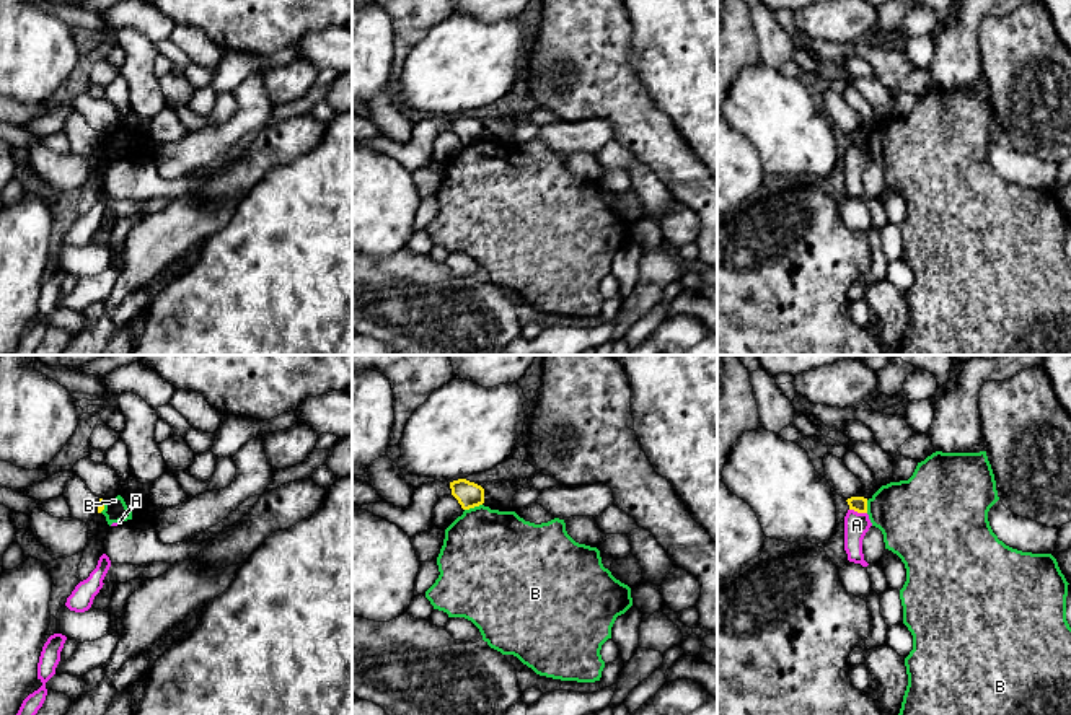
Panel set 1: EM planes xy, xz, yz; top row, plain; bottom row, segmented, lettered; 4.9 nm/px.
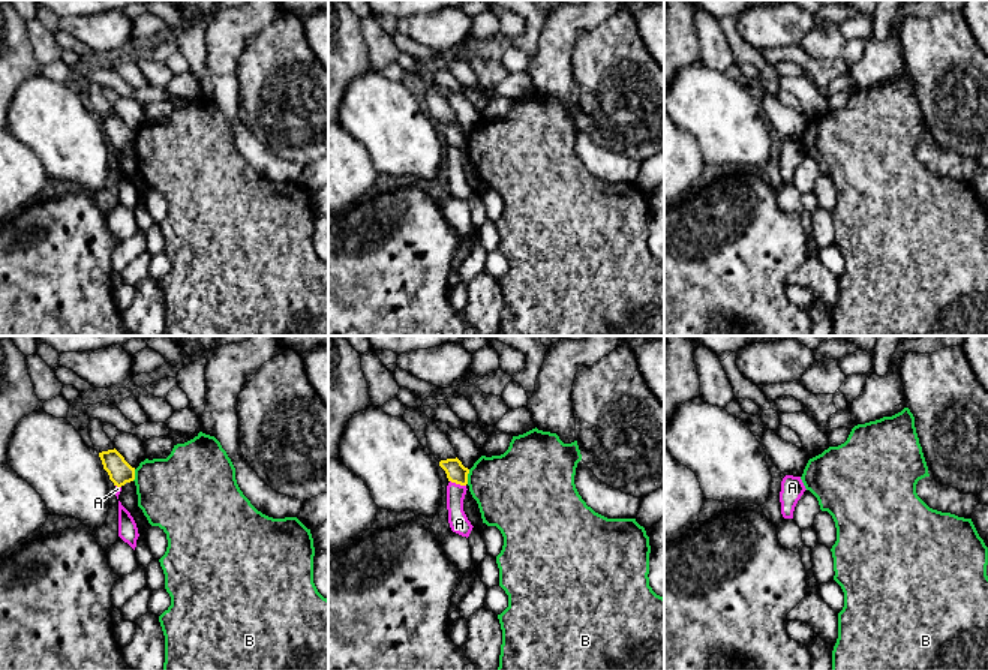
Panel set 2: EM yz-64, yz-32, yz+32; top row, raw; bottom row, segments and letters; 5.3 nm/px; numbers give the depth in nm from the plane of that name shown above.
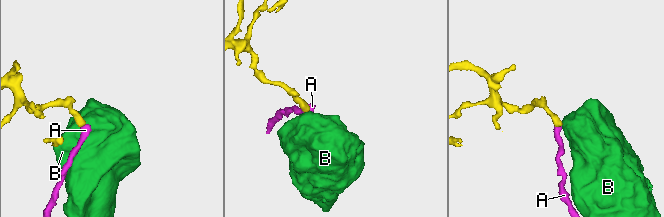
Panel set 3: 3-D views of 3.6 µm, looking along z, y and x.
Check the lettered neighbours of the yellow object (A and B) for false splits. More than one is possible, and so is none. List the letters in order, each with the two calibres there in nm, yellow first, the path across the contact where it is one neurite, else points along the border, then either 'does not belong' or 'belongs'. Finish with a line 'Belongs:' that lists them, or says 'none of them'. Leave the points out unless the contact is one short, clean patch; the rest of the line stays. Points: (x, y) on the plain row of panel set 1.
A: 80 nm thick on the yellow side, 120 nm on the other; border along yz (850, 144), (866, 149); does not belong
B: 130 nm thick on the yellow side, 440 nm on the other; border along xz (481, 139), (465, 145); does not belong
Belongs: none of them

